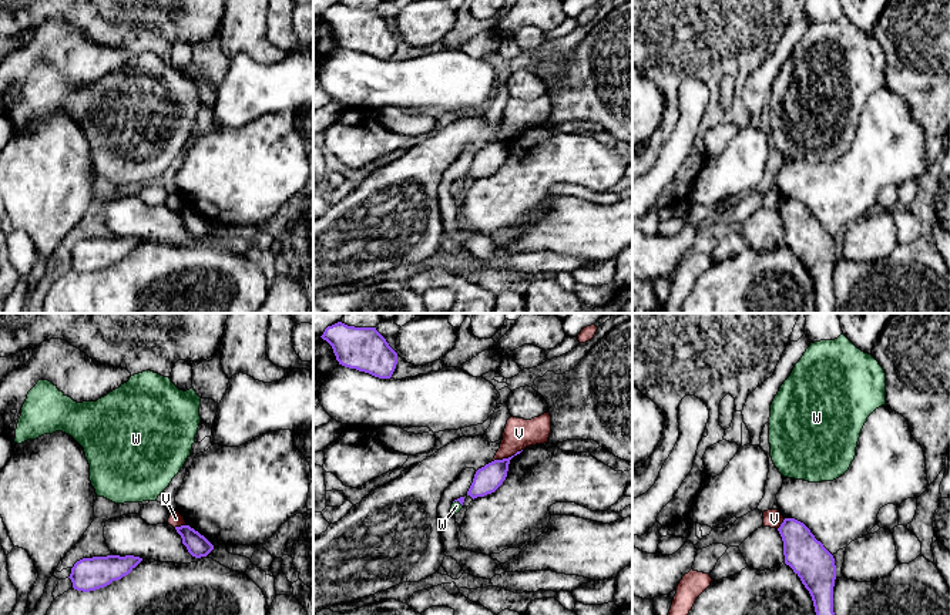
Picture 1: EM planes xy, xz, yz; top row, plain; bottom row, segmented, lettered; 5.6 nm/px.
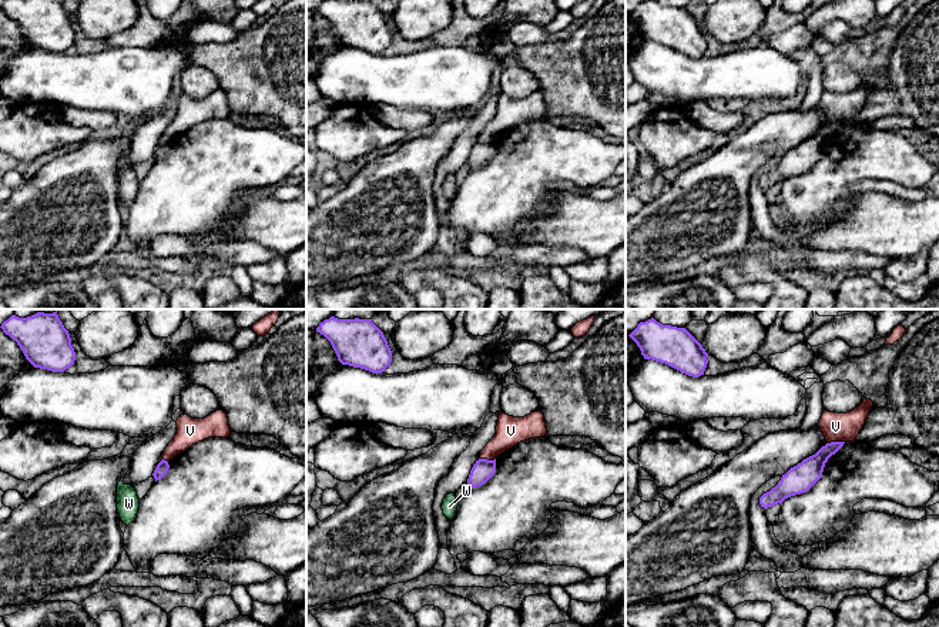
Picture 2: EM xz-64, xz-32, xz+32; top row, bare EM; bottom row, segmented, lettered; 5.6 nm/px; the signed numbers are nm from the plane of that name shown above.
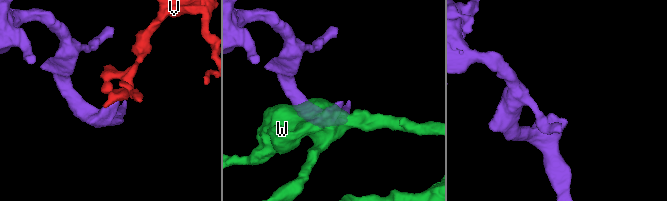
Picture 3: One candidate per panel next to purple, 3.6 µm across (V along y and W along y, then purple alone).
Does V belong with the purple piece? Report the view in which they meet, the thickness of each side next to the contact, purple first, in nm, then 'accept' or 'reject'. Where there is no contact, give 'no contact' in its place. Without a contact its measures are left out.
xz | 150/170 nm | reject

